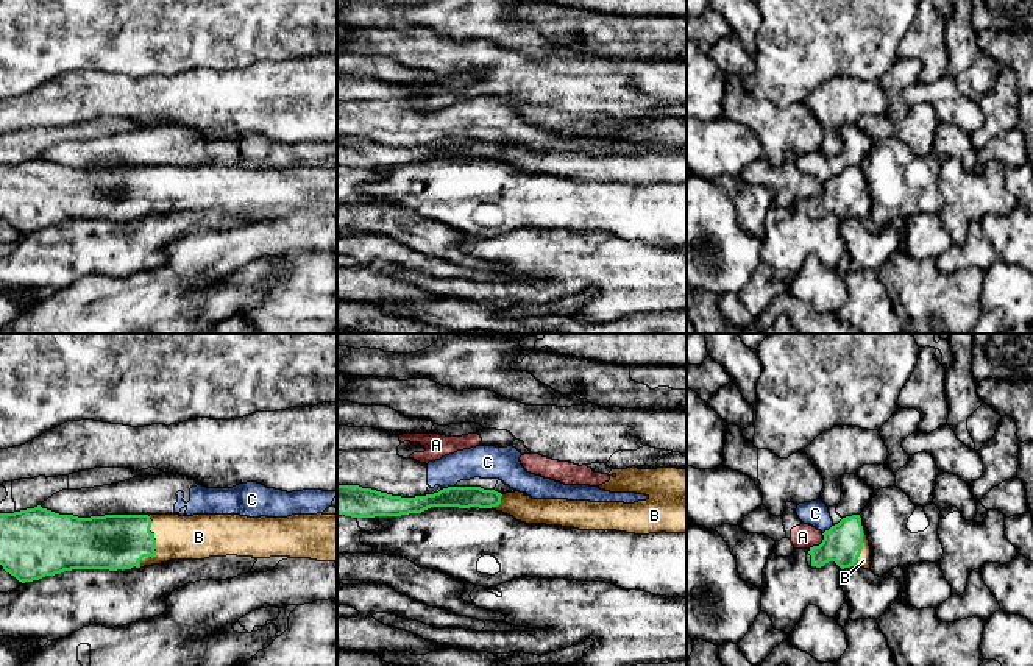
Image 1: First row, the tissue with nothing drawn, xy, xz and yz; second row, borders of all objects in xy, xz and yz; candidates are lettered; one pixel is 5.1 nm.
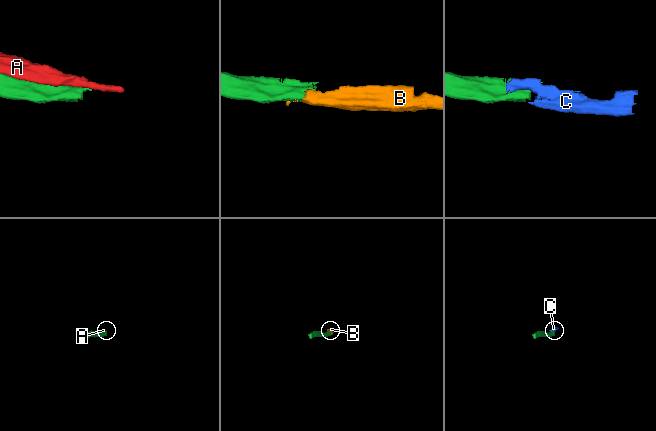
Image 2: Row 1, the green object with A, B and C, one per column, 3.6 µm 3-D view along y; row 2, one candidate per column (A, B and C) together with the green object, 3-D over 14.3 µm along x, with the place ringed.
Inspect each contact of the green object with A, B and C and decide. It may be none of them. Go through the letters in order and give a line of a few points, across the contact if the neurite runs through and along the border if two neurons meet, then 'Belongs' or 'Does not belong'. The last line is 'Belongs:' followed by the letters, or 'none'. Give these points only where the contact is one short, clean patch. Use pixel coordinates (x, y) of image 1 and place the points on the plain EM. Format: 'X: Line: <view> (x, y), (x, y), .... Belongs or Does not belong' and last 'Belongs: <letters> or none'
A: Does not belong
B: Belongs
C: Line: xz (453, 136), (443, 139). Does not belong
Belongs: B

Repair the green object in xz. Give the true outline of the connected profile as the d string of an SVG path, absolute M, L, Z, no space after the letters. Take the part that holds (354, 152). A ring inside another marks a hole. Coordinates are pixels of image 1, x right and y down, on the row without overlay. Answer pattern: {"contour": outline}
{"contour": "M605 114L587 117L610 126L609 133L599 136L601 140L646 145L648 150L634 154L532 150L520 142L501 145L481 137L448 137L434 145L401 148L359 136L337 136L337 164L375 168L421 164L431 158L479 158L507 164L526 175L635 186L687 184L687 120L612 120Z"}

